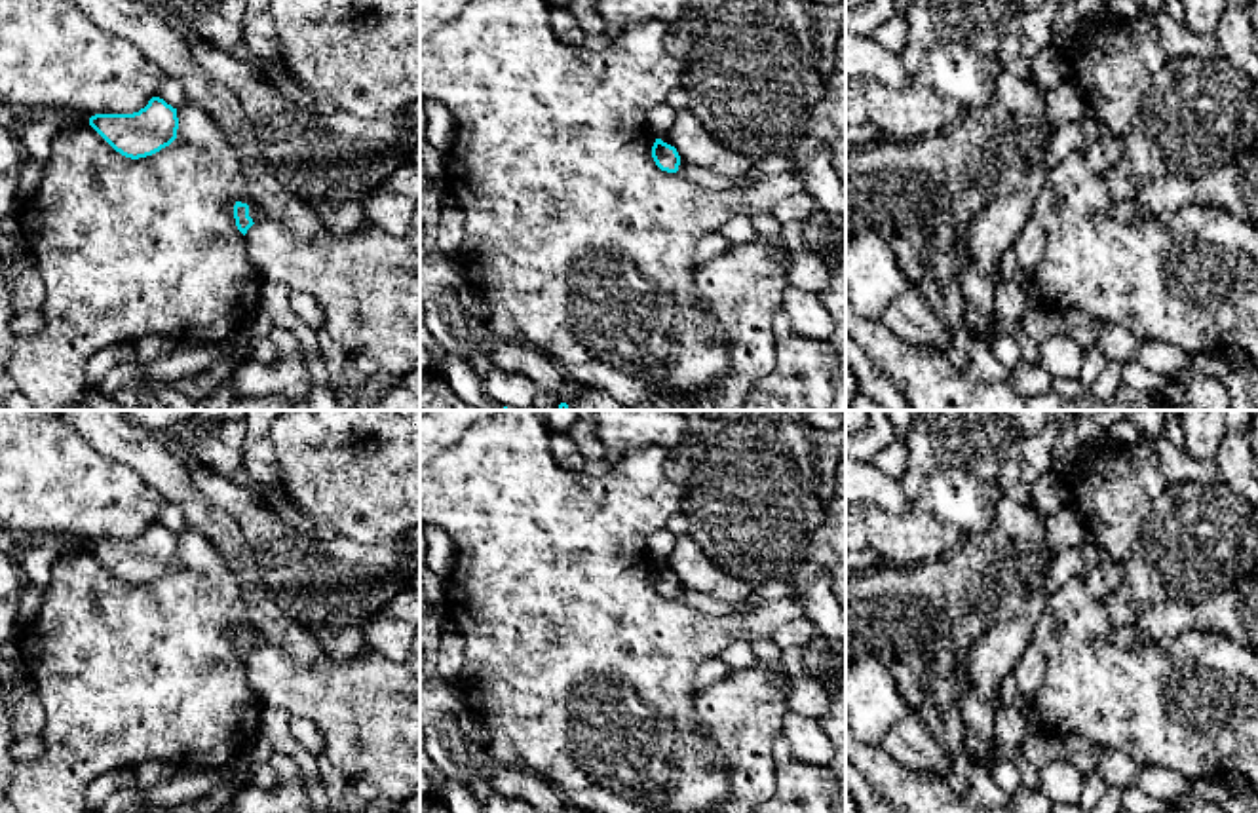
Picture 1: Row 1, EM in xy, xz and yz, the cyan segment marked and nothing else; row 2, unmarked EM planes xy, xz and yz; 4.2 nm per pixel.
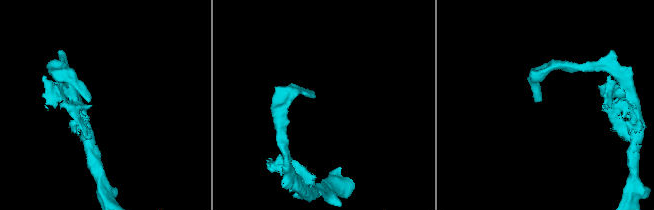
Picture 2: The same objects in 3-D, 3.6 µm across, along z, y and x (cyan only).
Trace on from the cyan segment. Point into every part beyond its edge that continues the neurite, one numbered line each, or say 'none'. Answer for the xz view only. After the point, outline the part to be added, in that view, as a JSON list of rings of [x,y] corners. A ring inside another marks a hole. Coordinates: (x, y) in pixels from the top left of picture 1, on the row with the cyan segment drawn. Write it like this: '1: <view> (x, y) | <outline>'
none

